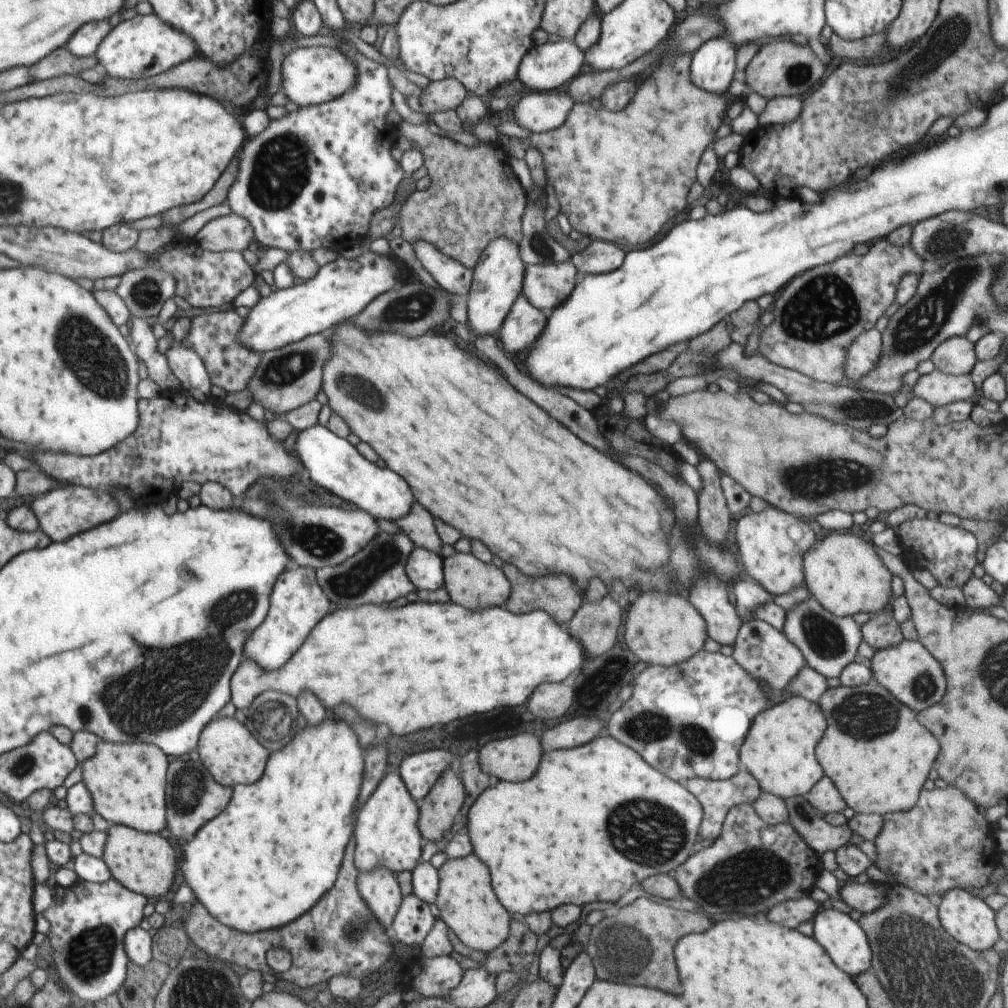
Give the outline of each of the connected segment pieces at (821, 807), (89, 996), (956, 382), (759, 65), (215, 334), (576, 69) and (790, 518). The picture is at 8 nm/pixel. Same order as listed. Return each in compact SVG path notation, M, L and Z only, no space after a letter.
M826 775L816 782L805 797L821 816L828 813L842 813L848 807L832 779Z
M114 878L100 884L78 881L65 888L60 903L54 901L42 912L50 923L52 962L61 978L60 984L72 990L82 1004L102 1001L116 993L126 980L129 956L124 938L142 922L146 902L144 896L128 890Z
M934 369L919 378L912 387L912 392L933 407L943 407L970 398L974 394L974 386L970 375L945 375Z
M790 38L776 40L760 47L754 58L748 63L745 72L745 85L750 92L758 92L767 99L776 97L804 97L802 92L802 80L800 74L804 74L804 80L808 78L808 87L816 88L824 78L826 66L812 54L810 47L802 47L795 44Z
M235 309L210 314L205 313L191 318L187 335L180 342L186 349L193 349L202 359L211 384L223 388L227 393L248 389L262 356L259 352L246 348L239 341L239 334L244 323L245 317L239 315Z
M555 38L552 42L548 41L543 45L535 44L526 53L517 68L517 78L532 92L548 92L562 88L566 82L574 80L580 74L584 62L585 56L573 39Z
M772 505L742 516L736 524L737 554L740 554L744 576L757 580L772 595L786 594L801 586L805 580L804 557L816 542L816 535L808 523Z

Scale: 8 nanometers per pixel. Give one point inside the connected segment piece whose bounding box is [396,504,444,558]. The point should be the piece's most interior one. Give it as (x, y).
(418, 526)

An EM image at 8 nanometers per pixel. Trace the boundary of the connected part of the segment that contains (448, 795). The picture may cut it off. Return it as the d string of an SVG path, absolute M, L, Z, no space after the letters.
M448 769L419 802L418 828L424 842L444 844L465 799L459 775Z

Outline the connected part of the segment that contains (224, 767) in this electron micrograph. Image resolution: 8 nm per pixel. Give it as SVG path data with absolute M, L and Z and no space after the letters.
M215 718L203 729L198 744L199 760L210 771L217 783L233 788L252 785L262 778L270 752L252 736L236 718Z

